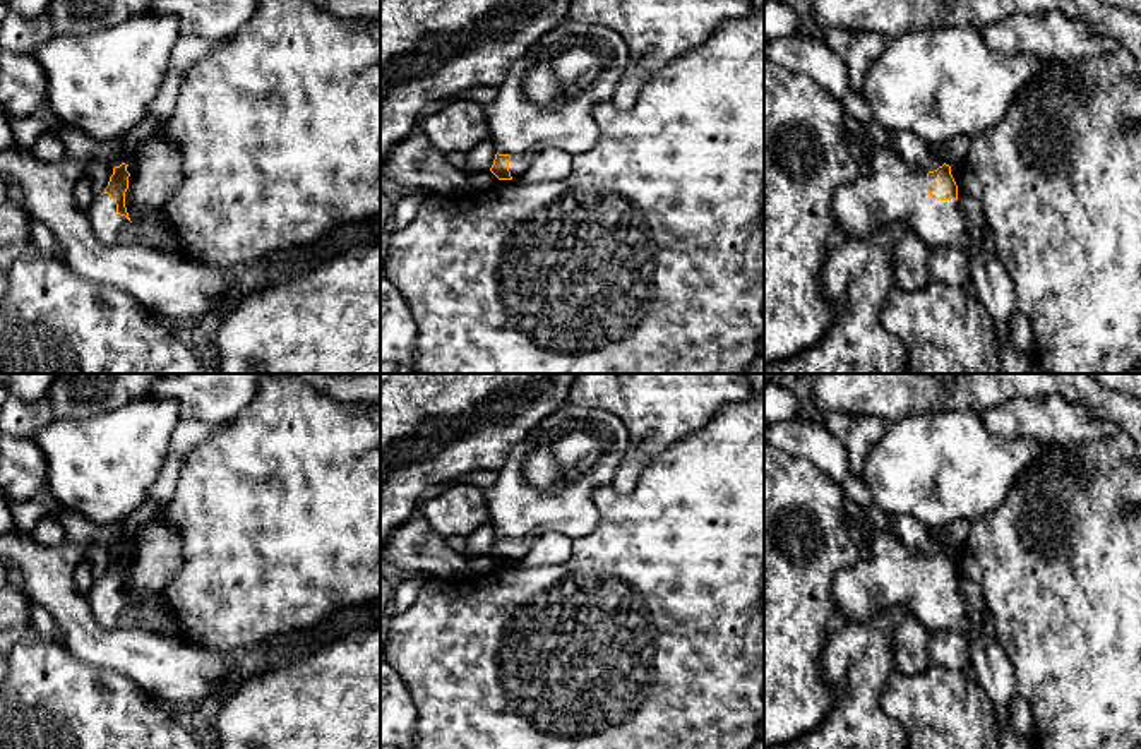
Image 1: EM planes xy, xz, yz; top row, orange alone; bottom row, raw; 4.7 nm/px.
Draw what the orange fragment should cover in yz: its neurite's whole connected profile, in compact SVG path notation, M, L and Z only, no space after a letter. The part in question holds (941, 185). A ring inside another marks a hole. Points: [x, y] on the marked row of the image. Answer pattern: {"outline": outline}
{"outline": "M875 146L863 163L869 171L833 195L839 237L869 238L905 221L929 249L958 247L970 257L971 238L949 165L925 173L882 146Z"}

